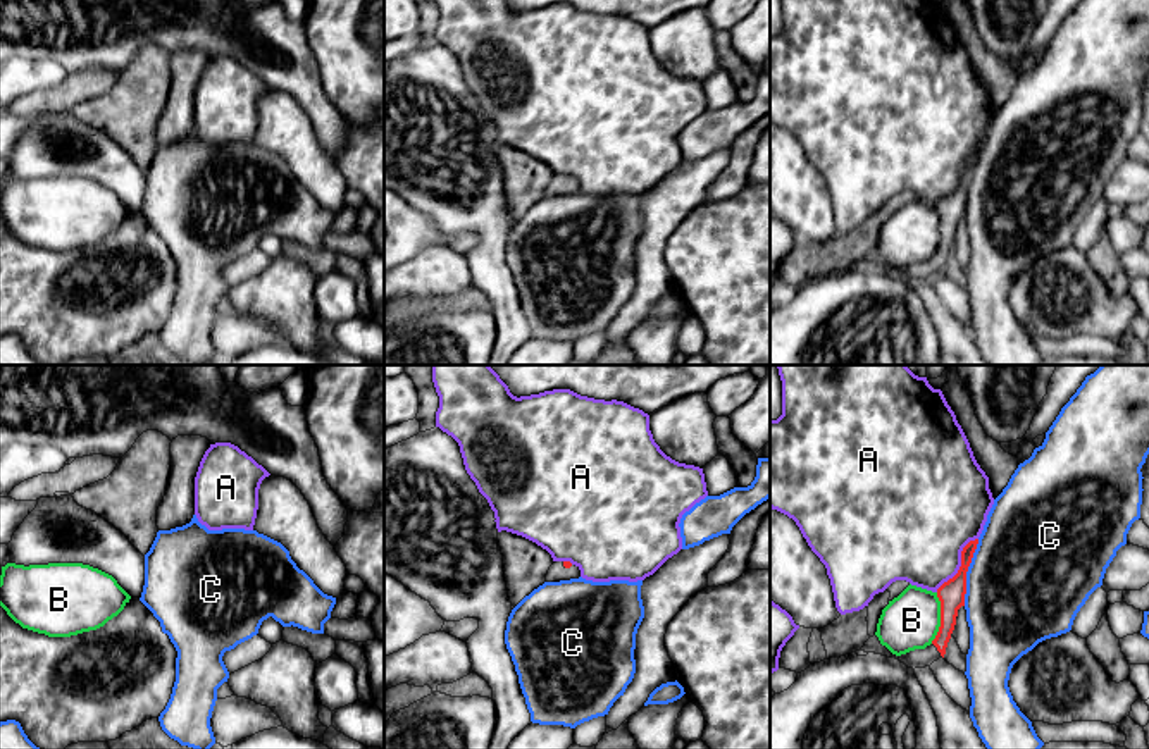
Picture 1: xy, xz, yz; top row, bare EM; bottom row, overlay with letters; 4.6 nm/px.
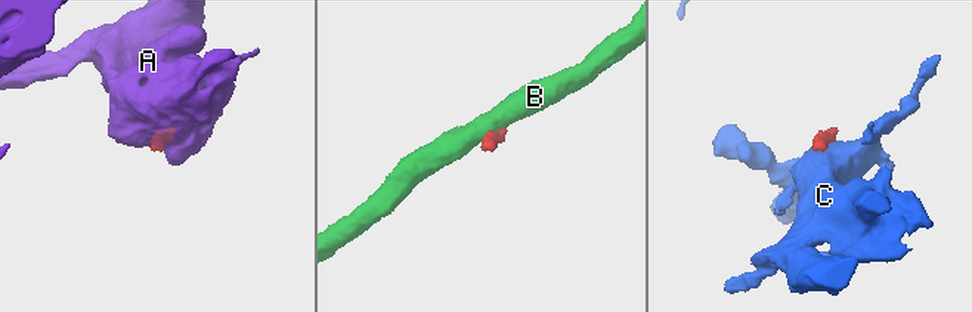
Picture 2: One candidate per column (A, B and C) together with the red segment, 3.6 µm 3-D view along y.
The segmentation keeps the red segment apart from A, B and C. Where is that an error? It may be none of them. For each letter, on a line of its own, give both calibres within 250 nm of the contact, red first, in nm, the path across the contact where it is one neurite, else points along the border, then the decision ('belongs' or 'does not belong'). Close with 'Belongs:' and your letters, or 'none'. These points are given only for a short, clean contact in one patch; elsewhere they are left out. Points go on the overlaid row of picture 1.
A: calibres 130 and 440 nm; border yz (977, 538), (963, 548), (960, 569), (936, 591); does not belong
B: calibres 130 and 260 nm; border yz (937, 593), (939, 631), (931, 643); does not belong
C: calibres 130 and 500 nm; border yz (979, 539), (967, 572), (963, 605); does not belong
Belongs: none

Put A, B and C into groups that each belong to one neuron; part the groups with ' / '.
A / B / C

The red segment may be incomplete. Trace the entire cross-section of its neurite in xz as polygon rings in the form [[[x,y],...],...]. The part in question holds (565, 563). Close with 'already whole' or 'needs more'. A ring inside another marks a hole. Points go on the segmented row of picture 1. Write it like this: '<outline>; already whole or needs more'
[[[553,561],[546,573],[546,582],[560,582],[579,577],[581,577],[579,566],[572,565],[570,561]]]; needs more

